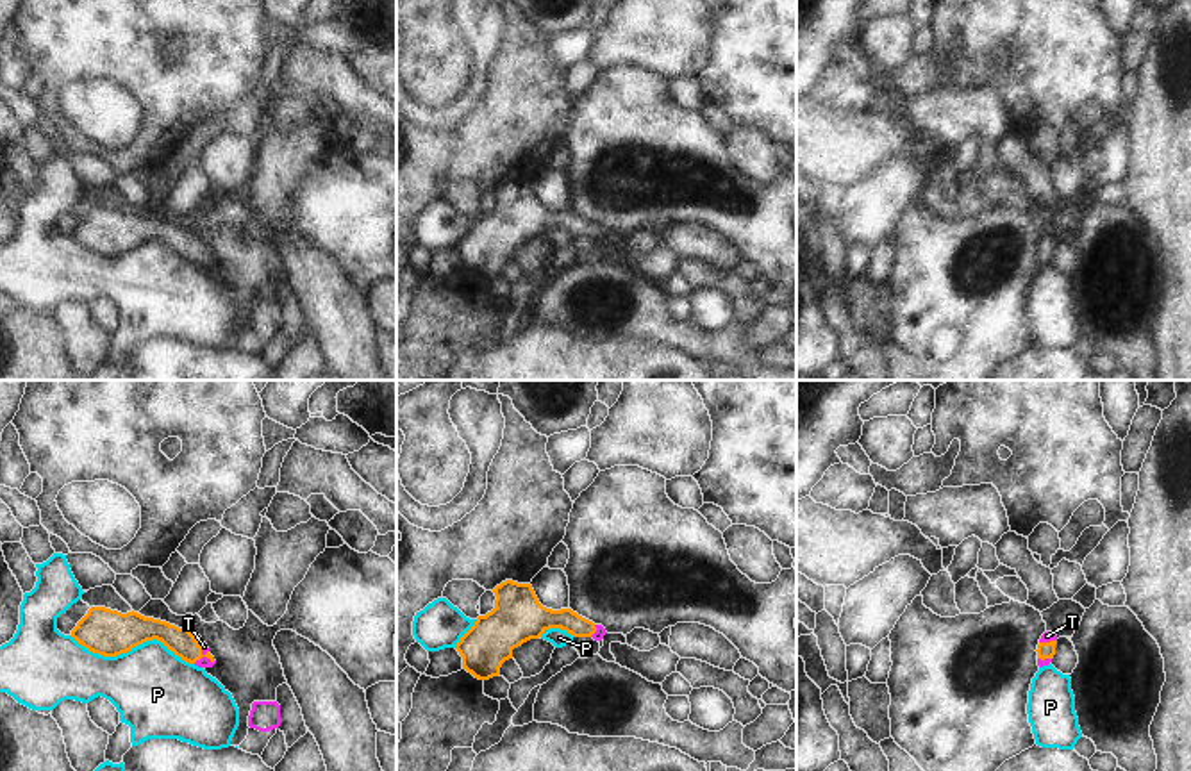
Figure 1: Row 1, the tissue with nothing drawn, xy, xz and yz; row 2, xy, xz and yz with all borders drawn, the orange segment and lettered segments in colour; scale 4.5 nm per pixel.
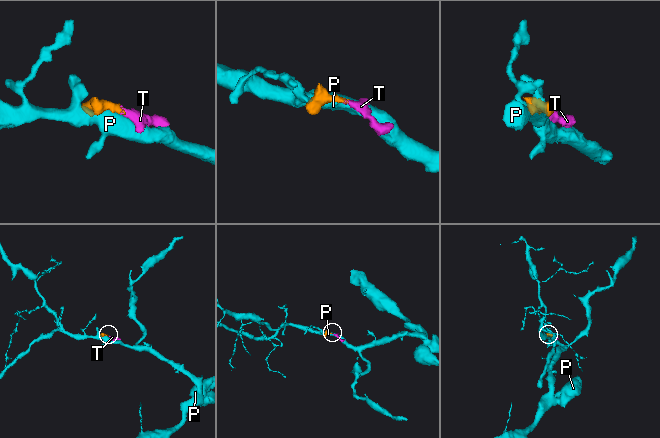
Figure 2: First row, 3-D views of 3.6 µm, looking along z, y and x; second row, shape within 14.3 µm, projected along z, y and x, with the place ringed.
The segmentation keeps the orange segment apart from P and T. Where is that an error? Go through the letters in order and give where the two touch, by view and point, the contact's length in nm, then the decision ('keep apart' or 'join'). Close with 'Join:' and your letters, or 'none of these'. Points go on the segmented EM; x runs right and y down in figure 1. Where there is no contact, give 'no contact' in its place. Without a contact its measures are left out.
P: xy (133, 646) | 550 nm | keep apart
T: xy (200, 650) | 160 nm | join
Join: T

